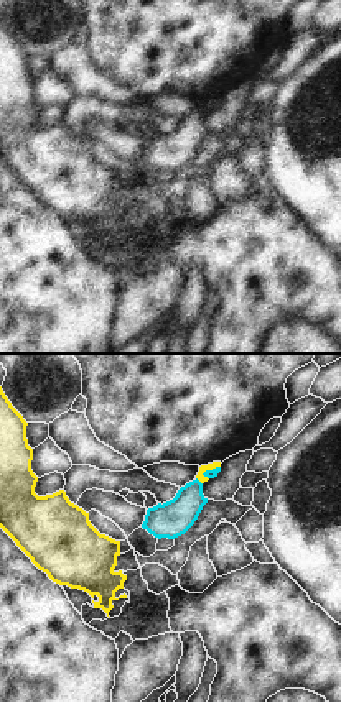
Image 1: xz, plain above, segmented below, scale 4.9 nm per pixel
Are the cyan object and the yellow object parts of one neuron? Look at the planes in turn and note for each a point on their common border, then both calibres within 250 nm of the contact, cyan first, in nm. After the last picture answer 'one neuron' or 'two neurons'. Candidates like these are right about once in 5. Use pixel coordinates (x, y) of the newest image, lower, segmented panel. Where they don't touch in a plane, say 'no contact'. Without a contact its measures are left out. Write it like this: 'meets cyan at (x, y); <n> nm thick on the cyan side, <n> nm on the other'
meets cyan at (198, 480); 180 nm thick on the cyan side, 40 nm on the other

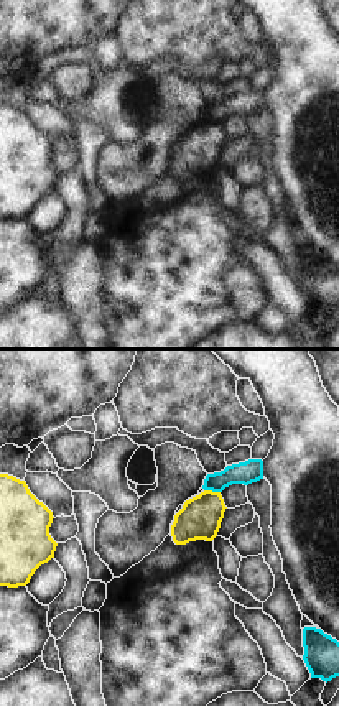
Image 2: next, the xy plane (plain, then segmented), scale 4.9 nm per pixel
meets cyan at (213, 491); 110 nm thick on the cyan side, 200 nm on the other

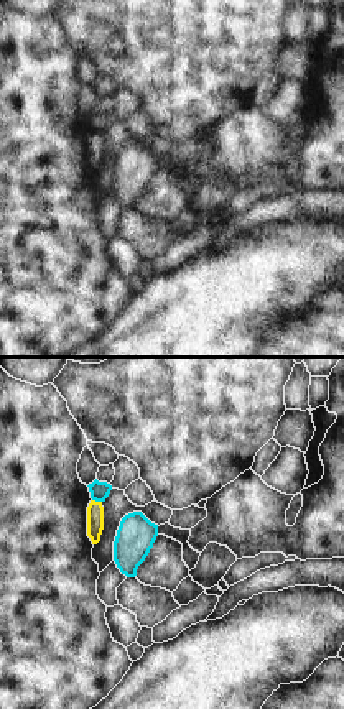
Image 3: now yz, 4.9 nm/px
meets cyan at (97, 500); 100 nm thick on the cyan side, 80 nm on the other

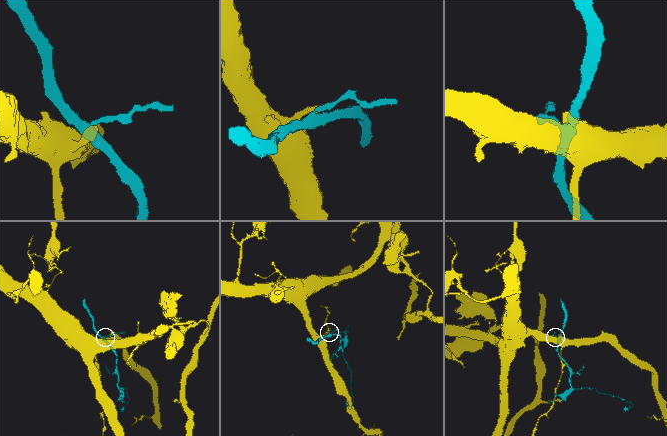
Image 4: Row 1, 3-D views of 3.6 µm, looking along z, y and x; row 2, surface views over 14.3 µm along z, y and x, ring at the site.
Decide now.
two neurons

